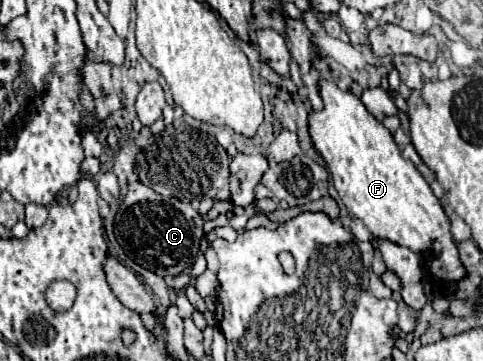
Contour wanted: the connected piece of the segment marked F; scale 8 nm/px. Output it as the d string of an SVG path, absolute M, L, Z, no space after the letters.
M320 80L320 96L324 100L324 108L312 112L308 116L310 122L310 136L314 148L322 154L328 172L332 174L334 188L338 190L340 200L348 208L350 218L360 218L374 238L384 238L398 246L406 246L418 256L422 256L424 274L430 282L436 284L440 294L448 292L448 284L456 284L466 276L466 268L460 262L458 246L450 234L450 220L444 214L440 200L434 196L430 184L422 178L416 166L410 160L404 160L392 134L364 108L360 98L352 92L344 92L336 86L336 82Z

